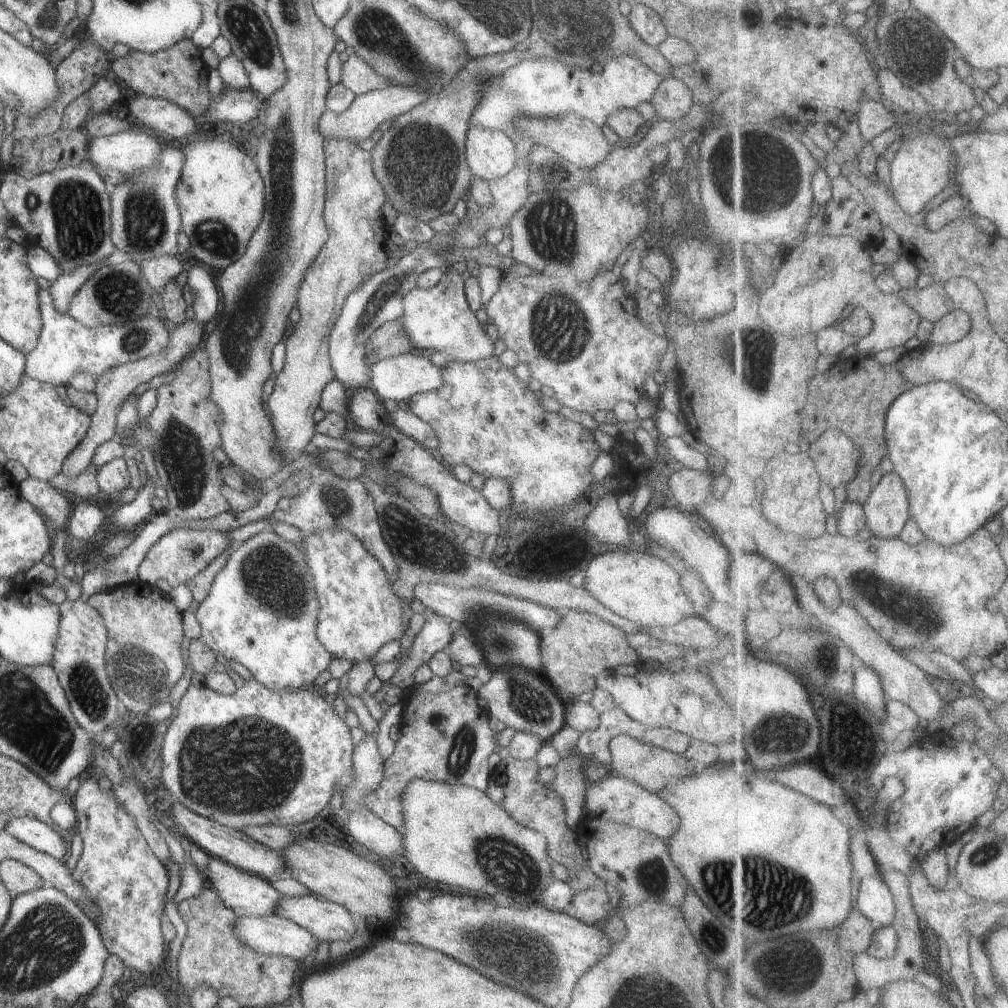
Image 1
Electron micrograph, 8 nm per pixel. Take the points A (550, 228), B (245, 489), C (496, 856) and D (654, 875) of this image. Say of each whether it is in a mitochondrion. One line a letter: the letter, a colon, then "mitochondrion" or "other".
A: mitochondrion
B: other
C: mitochondrion
D: mitochondrion

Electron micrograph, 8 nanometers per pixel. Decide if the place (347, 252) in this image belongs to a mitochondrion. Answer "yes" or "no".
no

